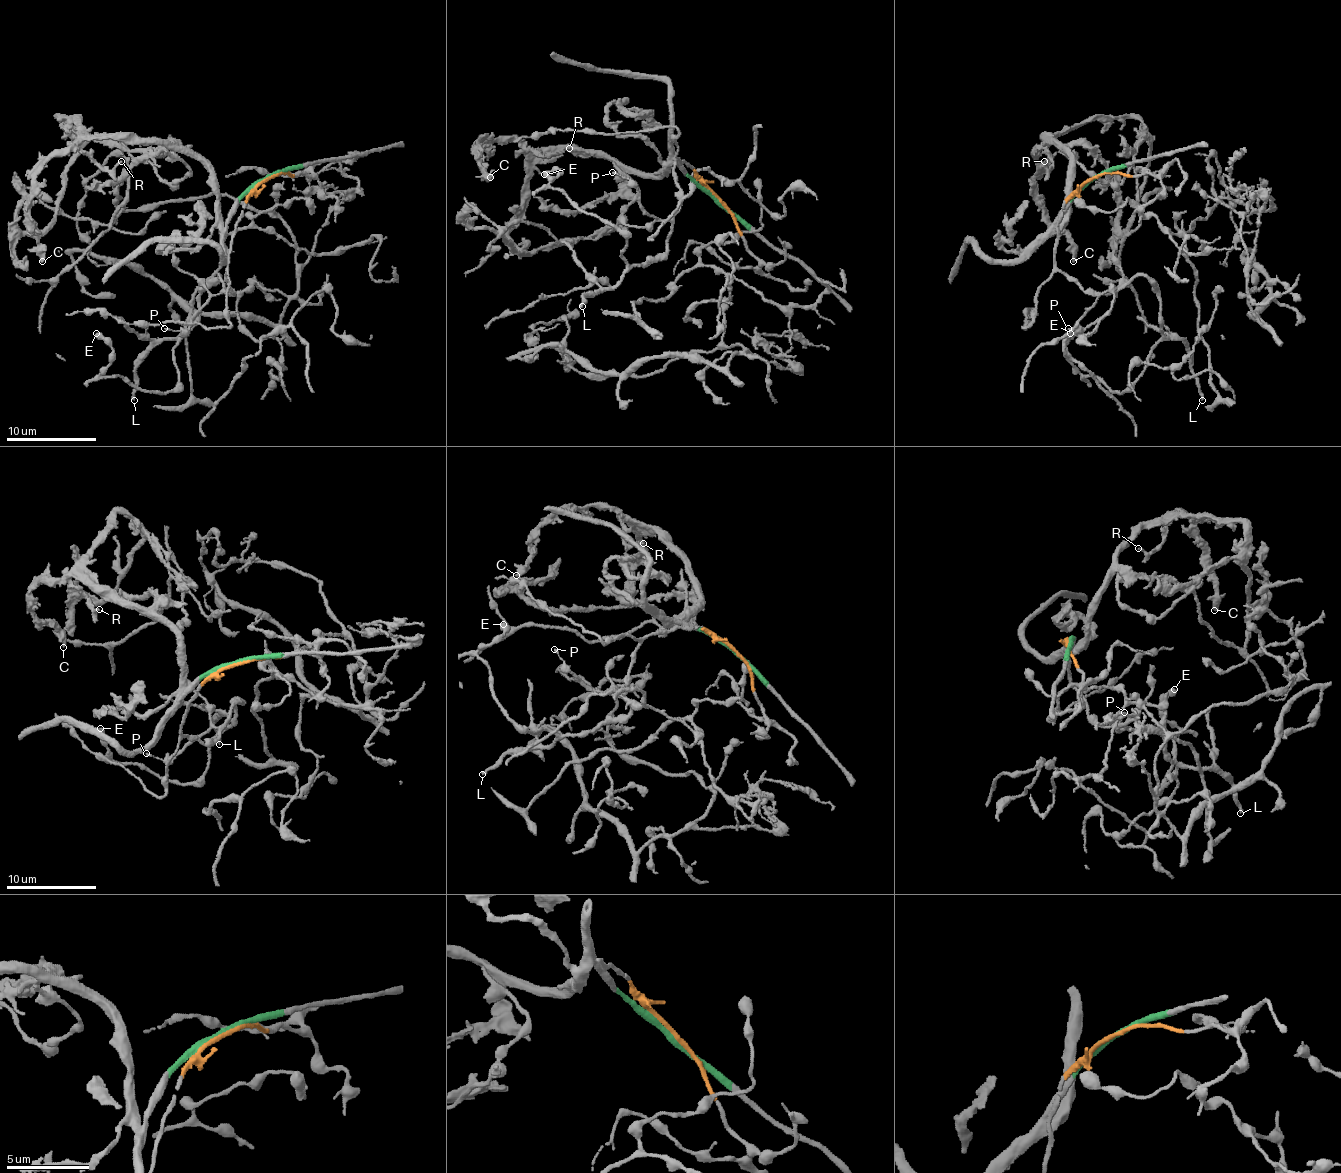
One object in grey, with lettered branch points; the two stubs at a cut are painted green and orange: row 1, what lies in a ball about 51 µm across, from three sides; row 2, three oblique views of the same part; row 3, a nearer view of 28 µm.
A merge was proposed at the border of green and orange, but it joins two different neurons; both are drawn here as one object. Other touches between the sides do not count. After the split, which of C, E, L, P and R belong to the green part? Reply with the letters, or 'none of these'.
C, R

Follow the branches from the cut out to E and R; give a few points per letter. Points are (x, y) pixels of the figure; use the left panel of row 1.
E: (269, 178), (242, 210), (233, 291), (219, 276), (199, 296), (170, 391), (104, 375), (113, 350), (97, 332)
R: (269, 178), (224, 224), (215, 176), (199, 160), (156, 140), (79, 144), (102, 167), (122, 160)

